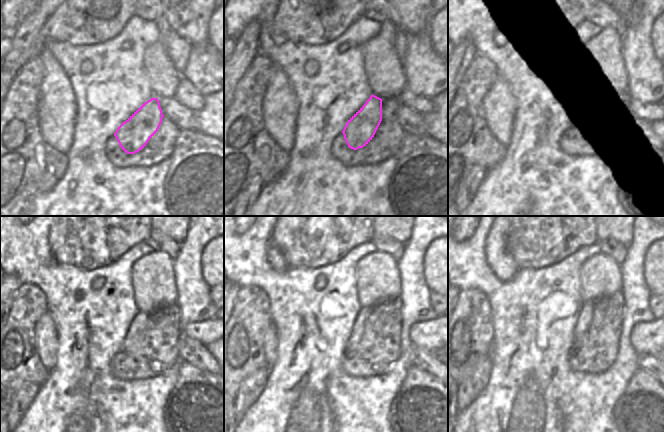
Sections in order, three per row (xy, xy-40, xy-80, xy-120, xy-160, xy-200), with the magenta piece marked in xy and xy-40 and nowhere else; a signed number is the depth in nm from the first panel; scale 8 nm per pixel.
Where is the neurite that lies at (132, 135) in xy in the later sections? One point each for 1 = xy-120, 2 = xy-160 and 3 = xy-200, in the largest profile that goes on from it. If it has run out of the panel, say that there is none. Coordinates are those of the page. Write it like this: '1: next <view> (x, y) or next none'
1: next xy-120 (132, 341)
2: next xy-160 (358, 328)
3: next xy-200 (587, 310)

